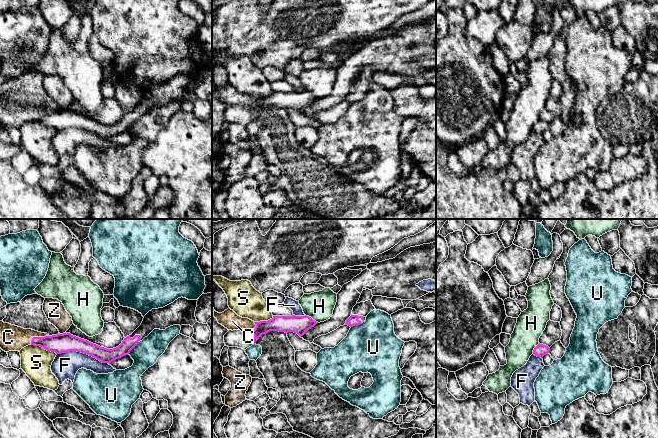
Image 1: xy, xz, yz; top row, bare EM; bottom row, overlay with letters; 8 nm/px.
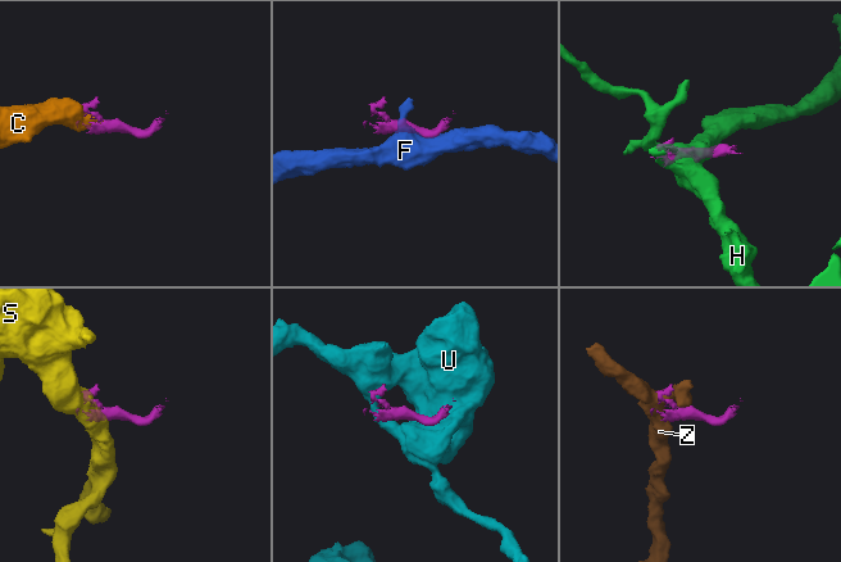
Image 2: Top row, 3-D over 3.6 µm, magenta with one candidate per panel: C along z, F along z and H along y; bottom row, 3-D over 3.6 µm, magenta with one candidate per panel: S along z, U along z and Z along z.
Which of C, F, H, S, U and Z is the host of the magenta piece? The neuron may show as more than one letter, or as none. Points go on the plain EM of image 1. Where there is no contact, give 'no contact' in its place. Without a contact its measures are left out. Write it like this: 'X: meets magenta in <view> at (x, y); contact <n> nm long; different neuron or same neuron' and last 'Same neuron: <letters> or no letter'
C: meets magenta in xy at (37, 113); contact 170 nm long; same neuron
F: meets magenta in xy at (82, 128); contact 420 nm long; different neuron
H: meets magenta in xz at (311, 94); contact 130 nm long; different neuron
S: meets magenta in xy at (44, 124); contact 220 nm long; different neuron
U: meets magenta in xy at (133, 123); contact 140 nm long; different neuron
Z: meets magenta in xy at (63, 109); contact 50 nm long; different neuron
Same neuron: C

